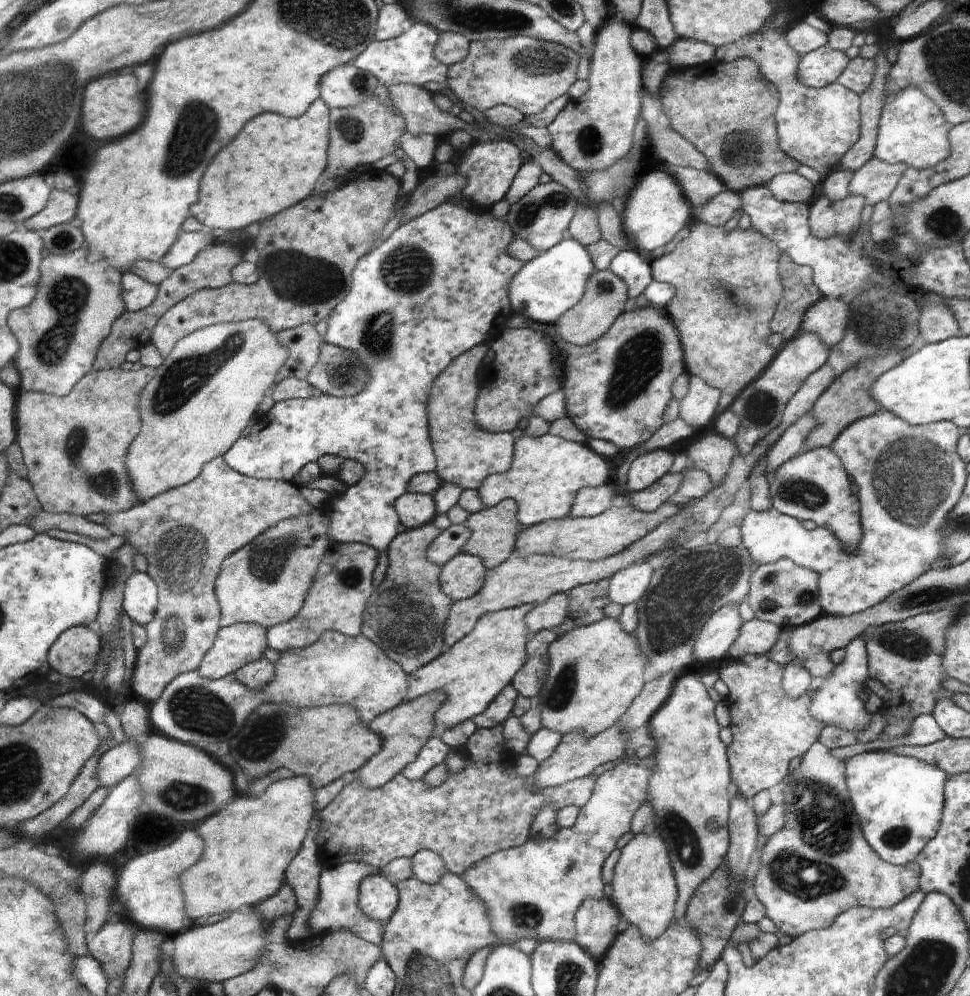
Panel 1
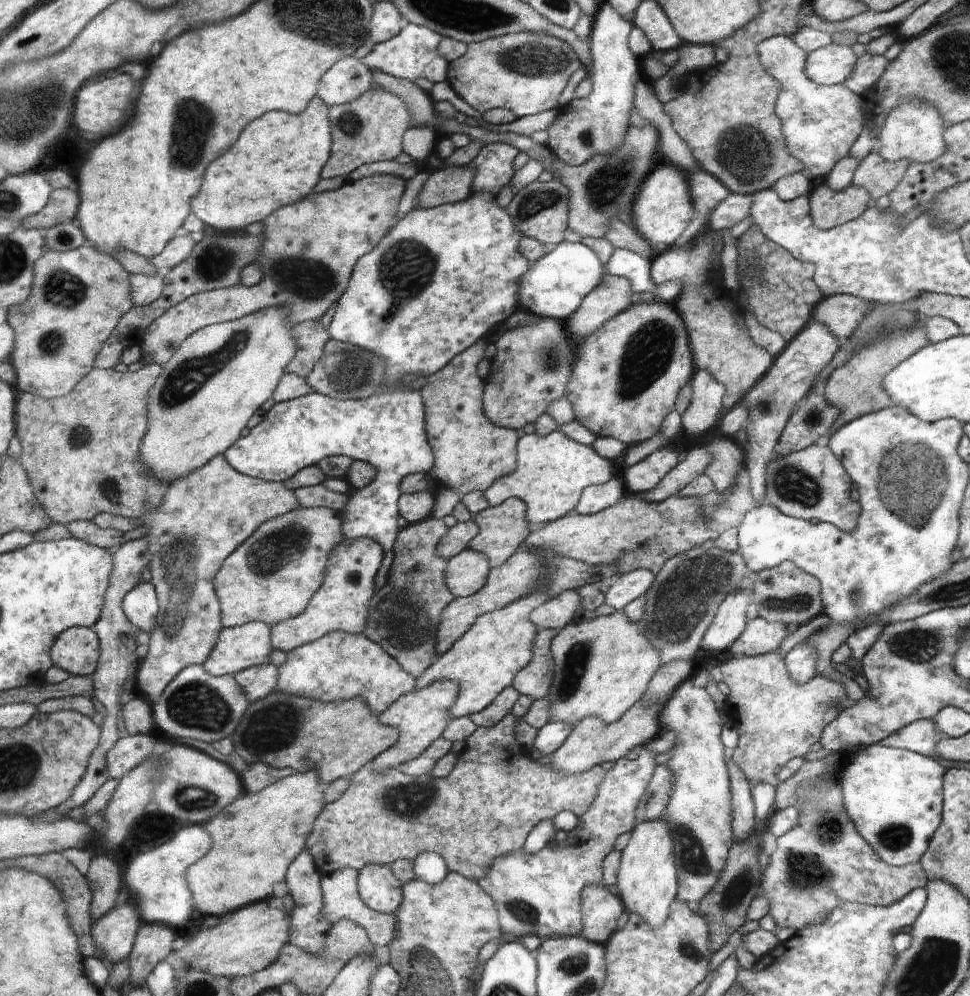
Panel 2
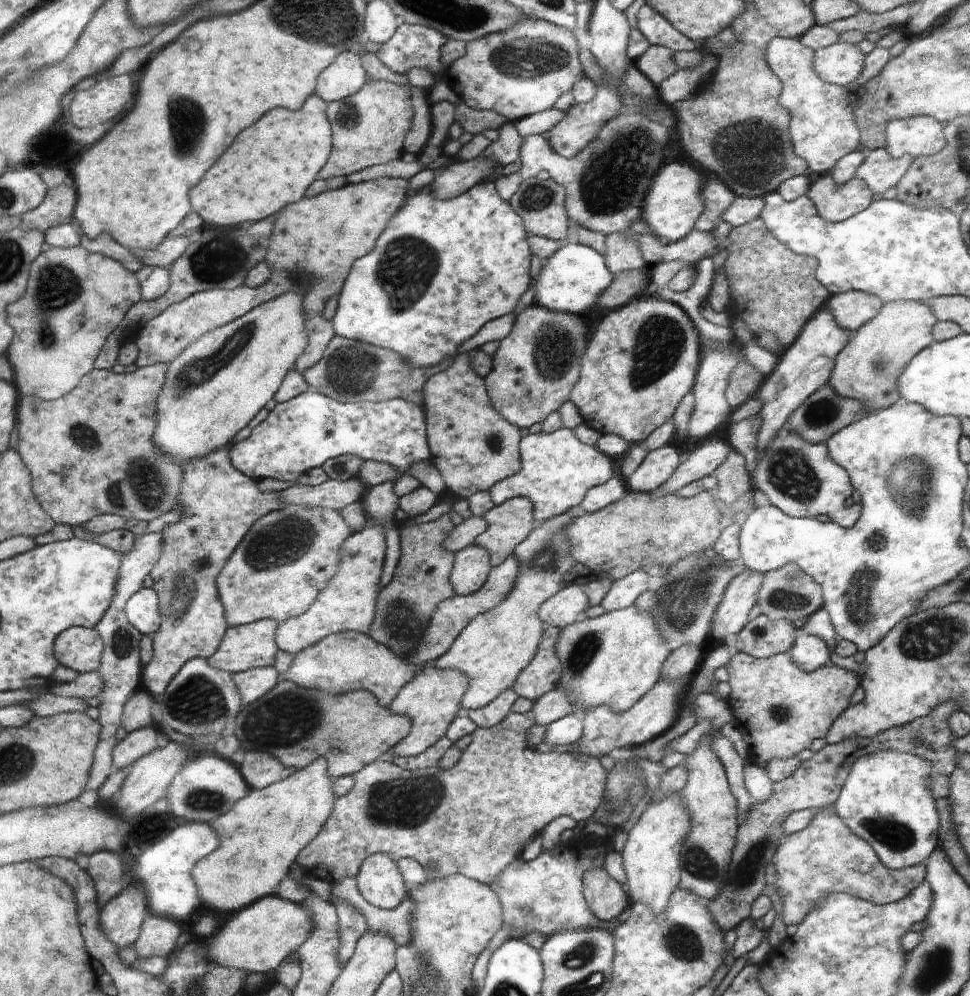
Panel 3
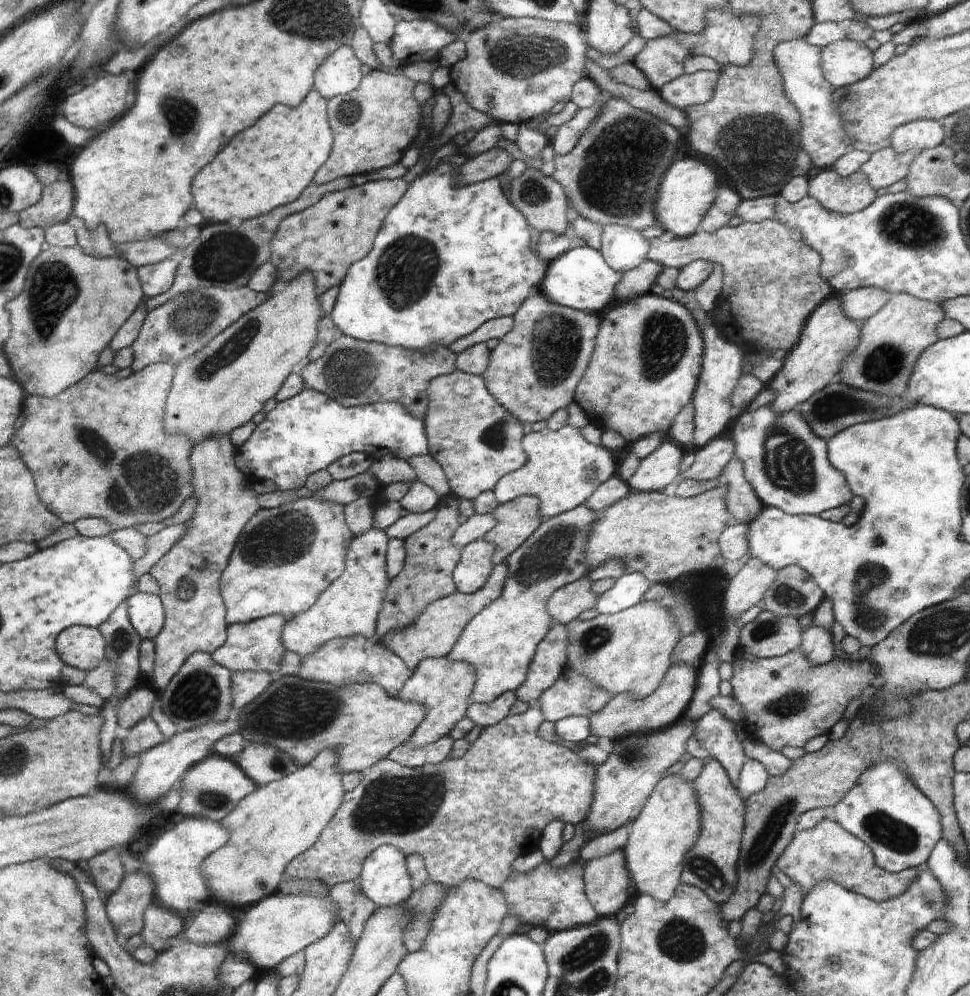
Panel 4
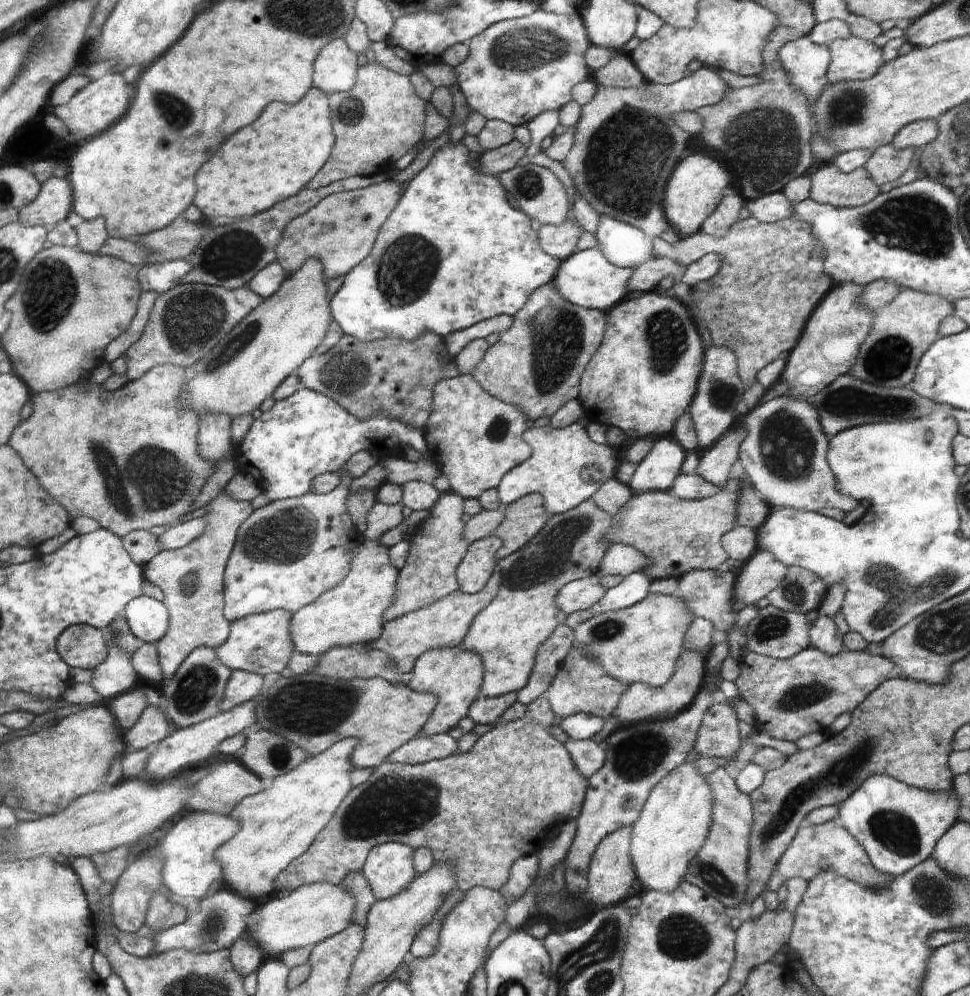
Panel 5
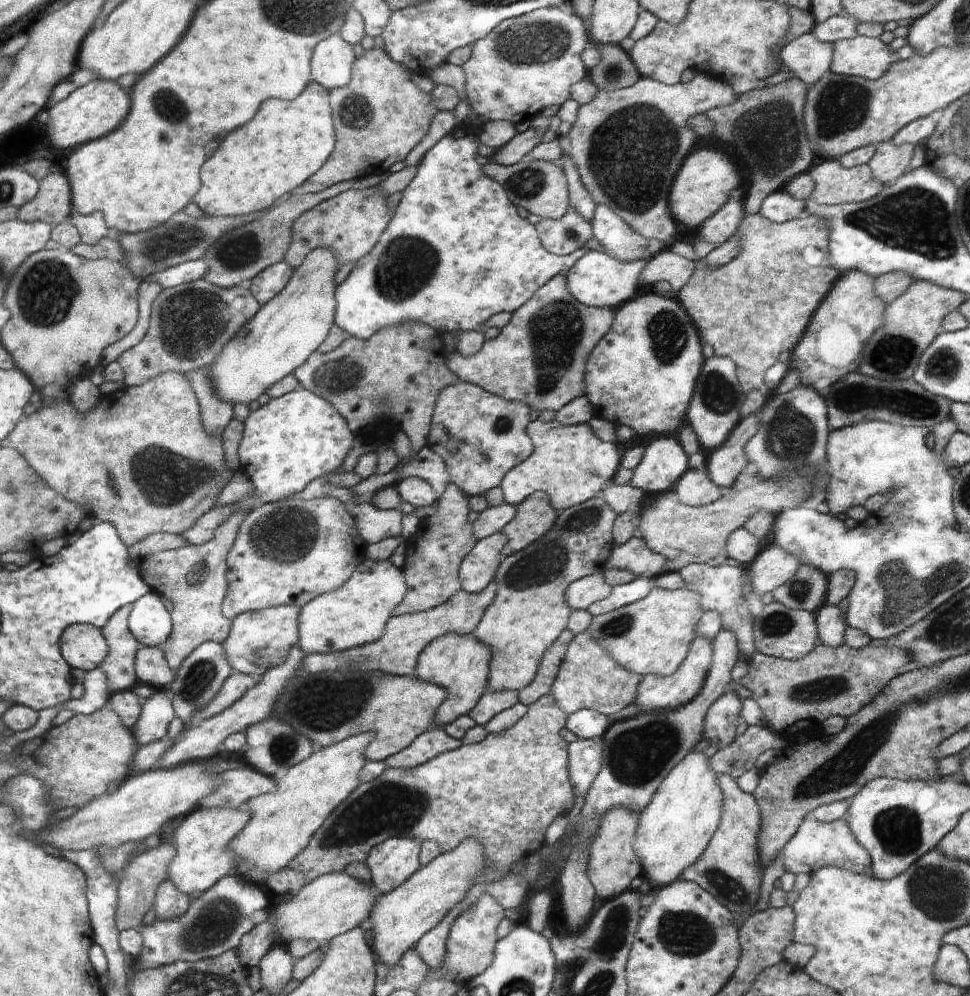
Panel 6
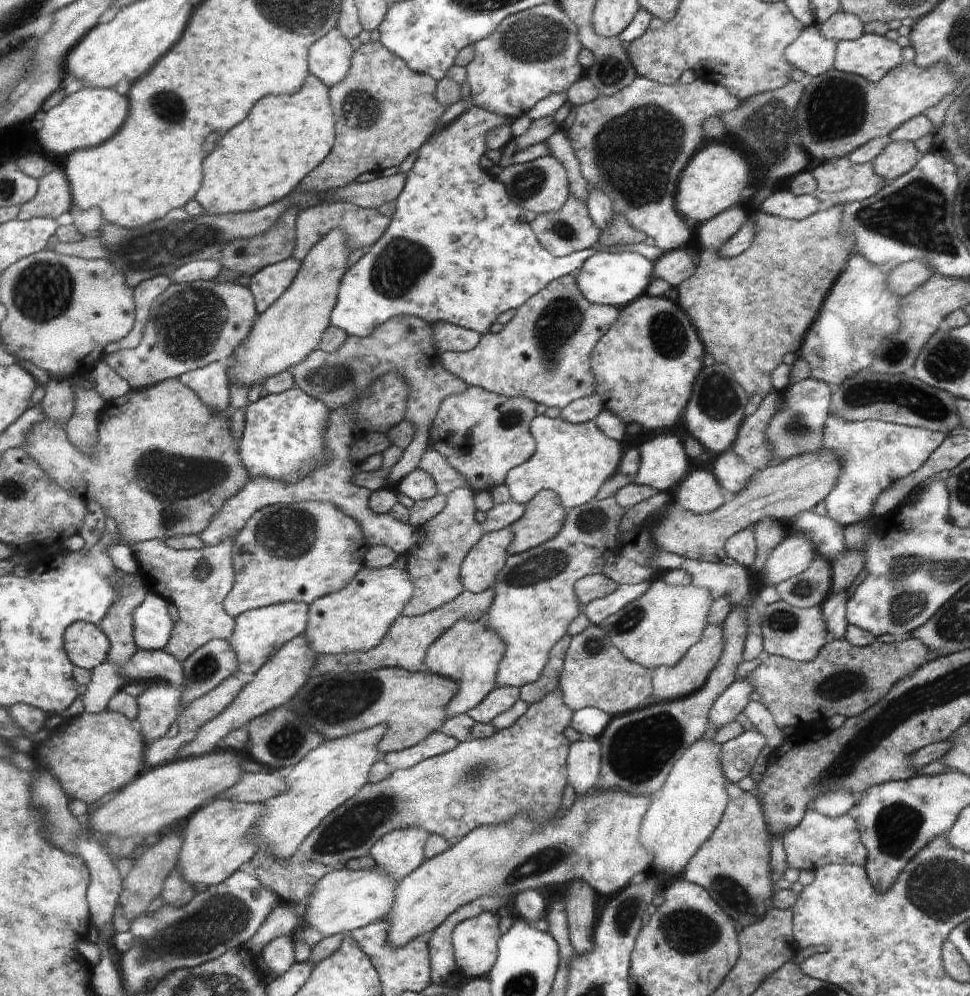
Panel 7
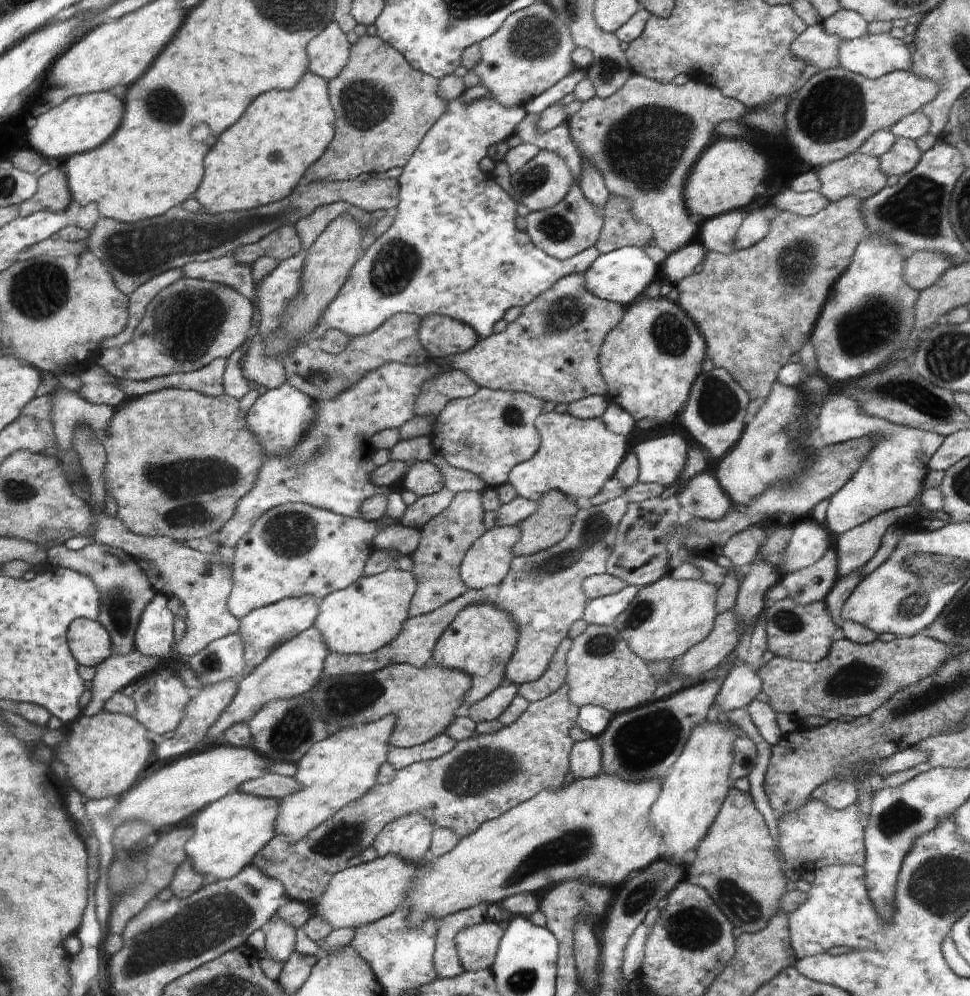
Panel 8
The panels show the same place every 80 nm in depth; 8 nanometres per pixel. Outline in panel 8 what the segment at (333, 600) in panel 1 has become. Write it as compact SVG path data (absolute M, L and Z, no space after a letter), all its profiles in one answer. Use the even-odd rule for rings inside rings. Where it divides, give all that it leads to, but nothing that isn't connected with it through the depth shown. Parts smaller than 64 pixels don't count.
M395 565L377 575L360 577L356 584L330 593L320 601L314 626L325 635L330 652L347 655L374 653L389 645L405 629L409 605L417 592L417 579Z

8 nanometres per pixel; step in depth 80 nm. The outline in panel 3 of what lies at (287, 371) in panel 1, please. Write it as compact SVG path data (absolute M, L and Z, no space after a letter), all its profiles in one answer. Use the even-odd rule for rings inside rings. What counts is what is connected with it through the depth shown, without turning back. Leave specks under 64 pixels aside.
M322 312L311 314L306 318L306 336L309 338L309 346L306 346L305 353L298 358L298 361L294 362L292 369L300 374L320 361L328 342L334 338L331 320L326 320Z

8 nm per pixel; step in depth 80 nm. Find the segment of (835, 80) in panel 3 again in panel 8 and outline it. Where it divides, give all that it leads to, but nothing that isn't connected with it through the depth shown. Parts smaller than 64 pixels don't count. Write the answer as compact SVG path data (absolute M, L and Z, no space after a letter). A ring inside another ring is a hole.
M867 33L857 39L842 39L839 44L840 67L869 79L884 77L894 71L910 71L913 68L913 60L906 46L902 39L894 38L890 33Z

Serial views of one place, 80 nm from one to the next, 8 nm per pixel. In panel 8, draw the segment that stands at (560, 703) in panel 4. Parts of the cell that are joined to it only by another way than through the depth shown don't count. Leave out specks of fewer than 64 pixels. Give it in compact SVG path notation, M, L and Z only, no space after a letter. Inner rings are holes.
M590 625L573 640L573 646L568 654L568 679L566 684L570 687L569 699L577 706L598 705L608 709L614 716L639 706L651 703L654 700L654 691L659 685L655 679L653 667L646 664L622 640L620 631L614 625Z

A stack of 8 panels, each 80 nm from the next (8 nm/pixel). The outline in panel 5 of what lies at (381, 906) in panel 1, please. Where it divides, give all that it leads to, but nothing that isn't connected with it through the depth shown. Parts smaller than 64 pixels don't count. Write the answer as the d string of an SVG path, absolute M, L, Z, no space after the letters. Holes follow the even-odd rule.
M398 842L381 844L369 852L368 860L366 860L361 871L371 884L372 894L377 901L394 898L412 884L414 877L418 875L414 868L414 852L415 850L412 850L410 846L398 844Z

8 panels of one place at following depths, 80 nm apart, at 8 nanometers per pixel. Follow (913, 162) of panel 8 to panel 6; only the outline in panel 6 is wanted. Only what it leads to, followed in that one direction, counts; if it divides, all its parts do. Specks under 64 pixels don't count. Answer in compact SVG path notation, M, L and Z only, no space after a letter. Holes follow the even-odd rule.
M884 141L878 144L875 153L868 161L868 166L872 168L875 179L880 182L897 182L902 178L902 174L908 170L908 164L912 160L914 145Z

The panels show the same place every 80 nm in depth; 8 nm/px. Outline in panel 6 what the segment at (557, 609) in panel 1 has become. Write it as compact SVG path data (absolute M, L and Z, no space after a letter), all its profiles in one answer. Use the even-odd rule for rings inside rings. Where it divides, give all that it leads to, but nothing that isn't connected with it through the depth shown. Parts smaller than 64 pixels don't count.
M595 573L574 581L566 589L567 602L574 610L588 610L594 602L605 599L612 590L603 573Z

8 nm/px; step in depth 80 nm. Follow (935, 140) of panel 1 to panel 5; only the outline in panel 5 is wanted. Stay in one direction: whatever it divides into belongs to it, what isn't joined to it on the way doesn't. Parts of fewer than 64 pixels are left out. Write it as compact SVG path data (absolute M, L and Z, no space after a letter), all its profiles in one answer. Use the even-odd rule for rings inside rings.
M936 119L917 120L902 128L893 138L892 144L898 149L925 147L934 142L940 132Z

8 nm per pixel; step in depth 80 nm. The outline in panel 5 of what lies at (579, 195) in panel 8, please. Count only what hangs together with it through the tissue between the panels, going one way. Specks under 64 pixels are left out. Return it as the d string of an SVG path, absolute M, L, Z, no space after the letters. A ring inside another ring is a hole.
M566 218L566 222L562 222L560 226L542 225L537 234L542 251L562 261L569 258L570 254L574 254L580 232L582 228L576 221Z

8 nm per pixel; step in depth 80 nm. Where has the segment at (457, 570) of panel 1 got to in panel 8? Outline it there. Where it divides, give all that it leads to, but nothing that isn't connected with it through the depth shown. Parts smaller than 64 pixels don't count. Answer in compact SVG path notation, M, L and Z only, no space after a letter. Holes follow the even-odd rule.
M496 525L490 529L489 533L485 533L485 537L465 554L465 565L460 568L462 582L477 591L486 586L500 584L512 568L512 546L516 545L520 538L521 527L518 525Z

